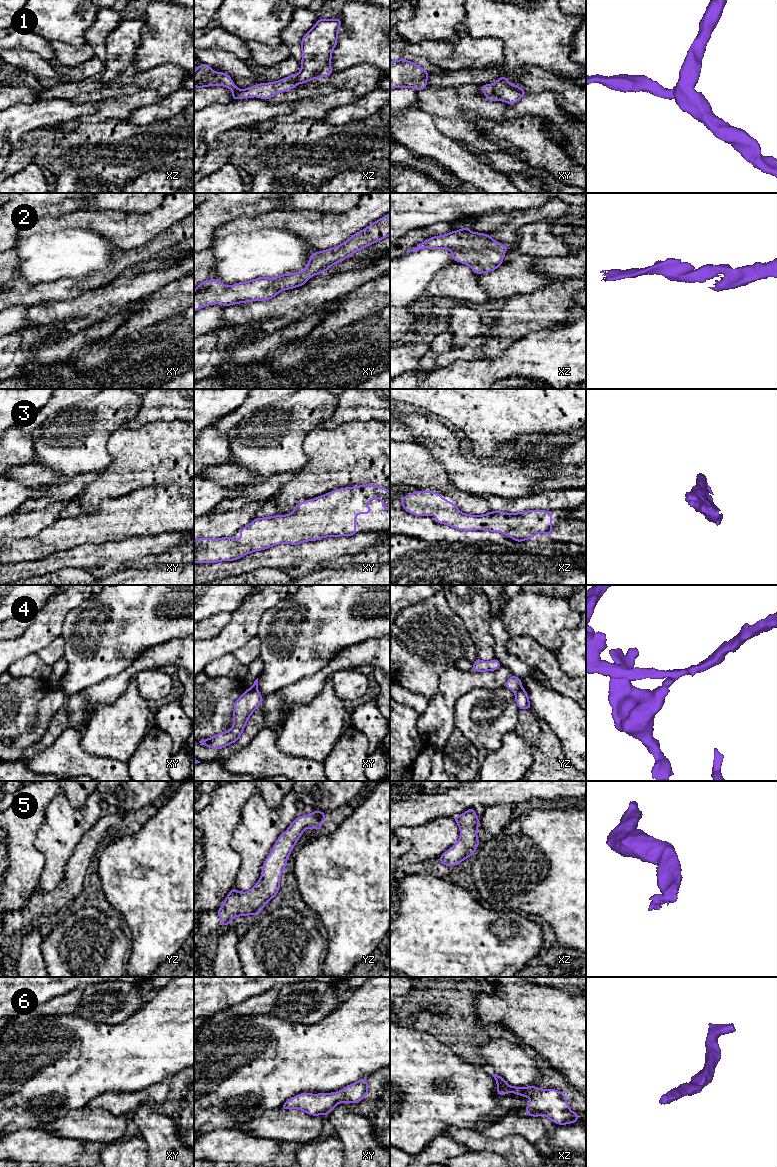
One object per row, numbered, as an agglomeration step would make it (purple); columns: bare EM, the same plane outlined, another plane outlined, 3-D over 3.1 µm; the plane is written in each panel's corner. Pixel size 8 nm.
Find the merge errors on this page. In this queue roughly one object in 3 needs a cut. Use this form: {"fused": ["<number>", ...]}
{"fused": ["4"]}

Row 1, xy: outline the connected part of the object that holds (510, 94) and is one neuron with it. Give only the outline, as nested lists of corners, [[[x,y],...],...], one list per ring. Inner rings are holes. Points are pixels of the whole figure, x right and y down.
[[[505,76],[497,79],[494,84],[482,85],[481,91],[488,100],[501,100],[507,104],[514,104],[527,94],[527,92],[520,88],[518,84],[511,85]]]

